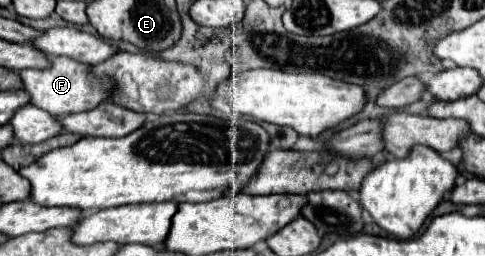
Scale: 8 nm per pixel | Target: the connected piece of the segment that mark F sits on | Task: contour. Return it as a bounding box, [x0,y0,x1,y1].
[18,57,104,117]

